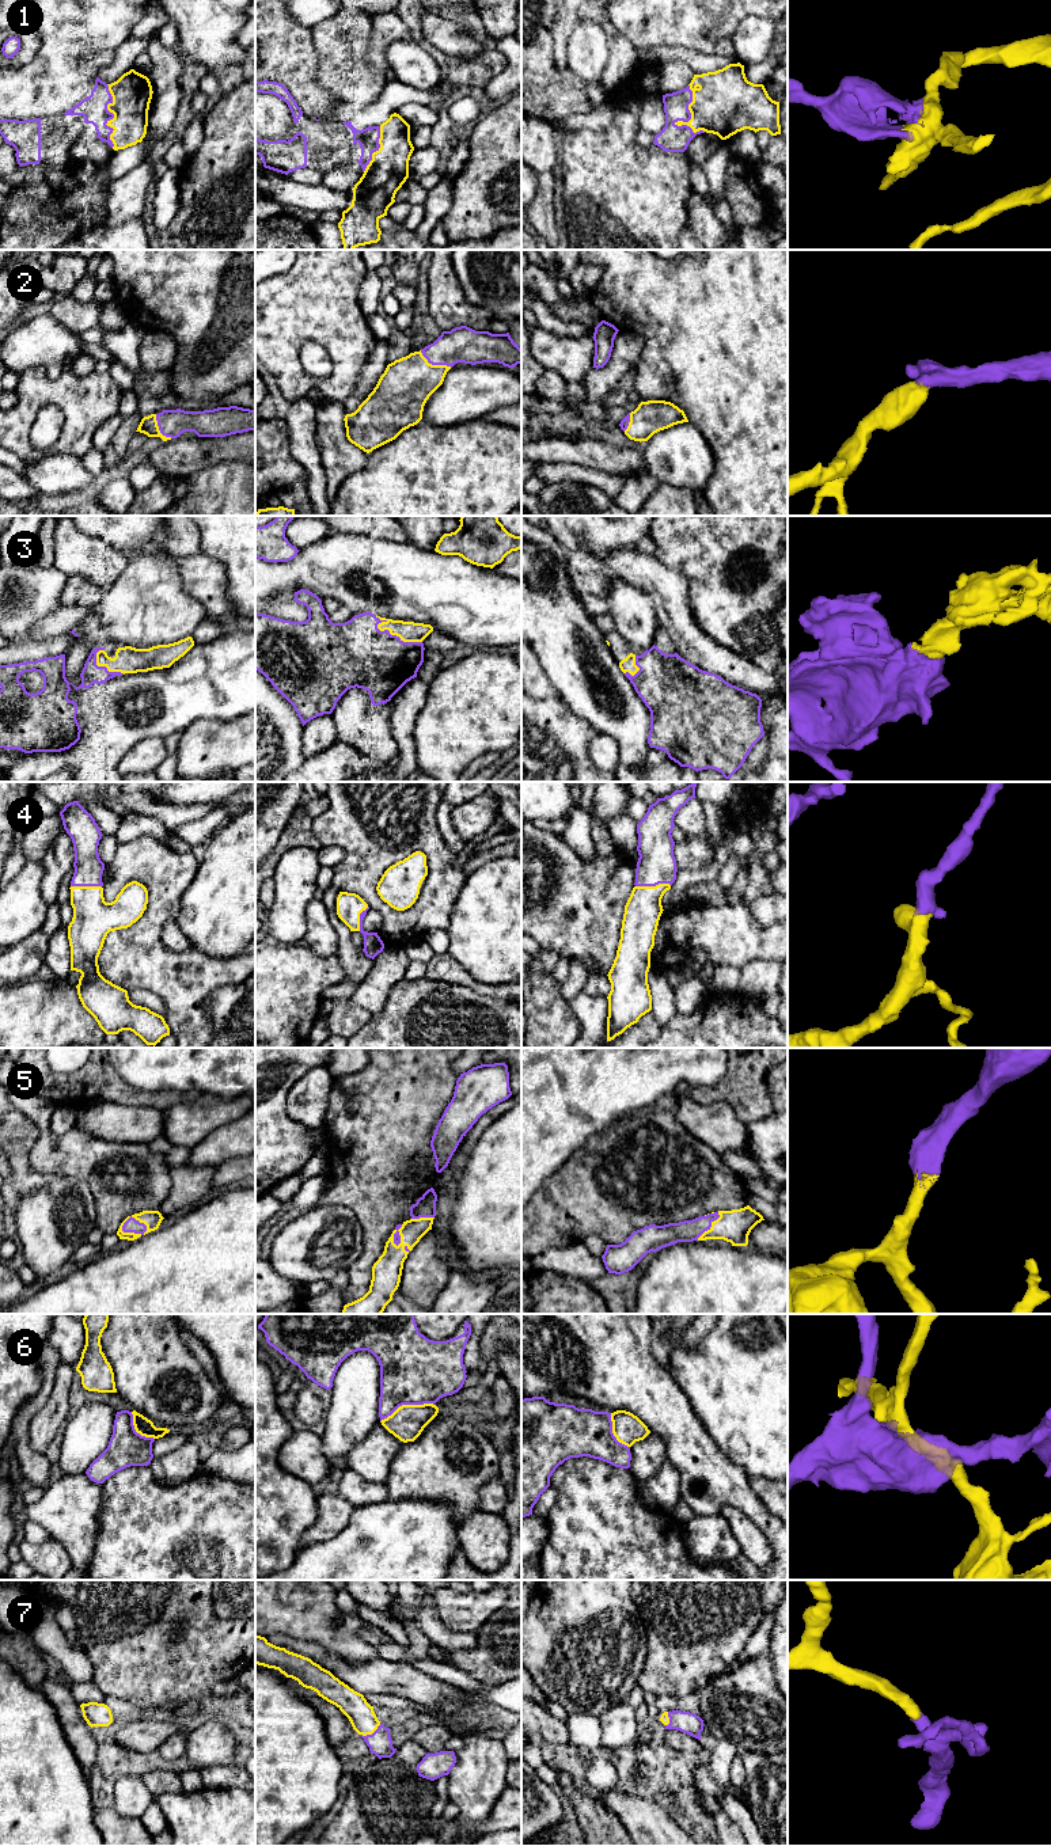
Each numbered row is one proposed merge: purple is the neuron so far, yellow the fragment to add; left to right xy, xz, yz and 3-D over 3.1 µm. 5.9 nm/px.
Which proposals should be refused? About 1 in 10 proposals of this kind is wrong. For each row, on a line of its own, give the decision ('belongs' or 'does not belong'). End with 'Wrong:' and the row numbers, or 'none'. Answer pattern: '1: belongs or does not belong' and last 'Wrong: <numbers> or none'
1: belongs
2: belongs
3: belongs
4: belongs
5: belongs
6: does not belong
7: belongs
Wrong: 6

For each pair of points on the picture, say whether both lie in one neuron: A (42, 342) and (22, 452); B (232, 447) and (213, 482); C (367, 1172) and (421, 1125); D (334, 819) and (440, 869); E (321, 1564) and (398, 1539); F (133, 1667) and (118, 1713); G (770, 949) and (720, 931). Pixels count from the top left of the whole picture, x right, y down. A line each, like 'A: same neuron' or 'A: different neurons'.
A: different neurons
B: different neurons
C: same neuron
D: same neuron
E: same neuron
F: different neurons
G: same neuron

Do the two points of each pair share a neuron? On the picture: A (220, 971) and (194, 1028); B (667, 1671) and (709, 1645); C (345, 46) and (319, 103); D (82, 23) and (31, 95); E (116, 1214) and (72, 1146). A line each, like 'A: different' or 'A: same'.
A: same
B: same
C: different
D: same
E: same

